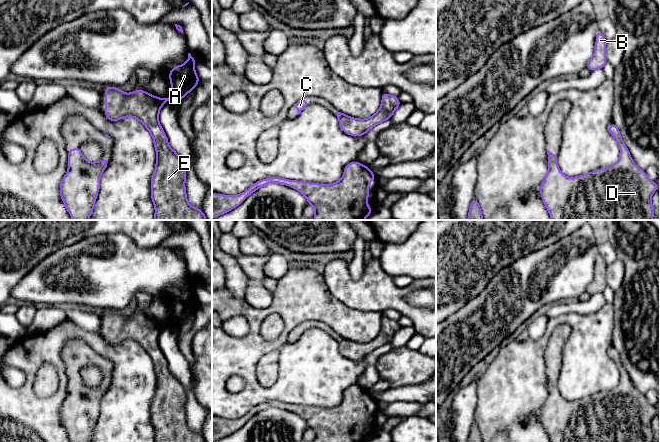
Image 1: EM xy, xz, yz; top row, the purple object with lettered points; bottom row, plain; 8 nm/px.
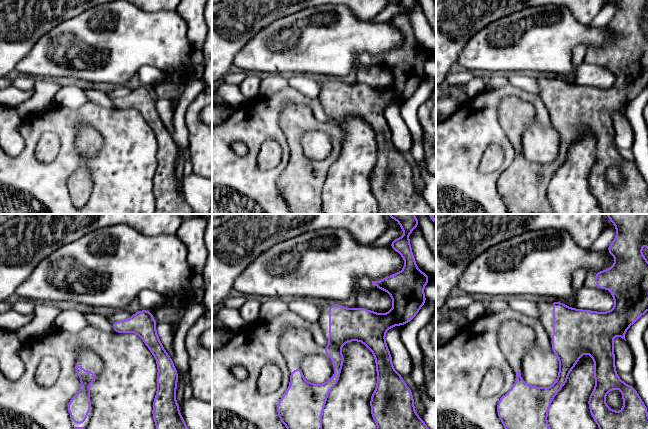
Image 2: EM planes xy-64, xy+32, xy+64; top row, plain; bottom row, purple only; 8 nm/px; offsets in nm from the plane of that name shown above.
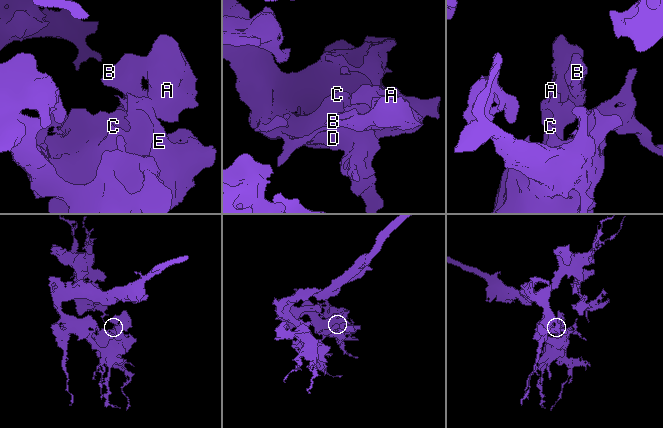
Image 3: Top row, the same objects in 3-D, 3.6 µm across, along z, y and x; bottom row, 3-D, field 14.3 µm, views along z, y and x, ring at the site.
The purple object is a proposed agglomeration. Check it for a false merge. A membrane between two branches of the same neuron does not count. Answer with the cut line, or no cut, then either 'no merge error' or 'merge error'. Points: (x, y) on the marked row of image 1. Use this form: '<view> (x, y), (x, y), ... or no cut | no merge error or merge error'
no cut | no merge error

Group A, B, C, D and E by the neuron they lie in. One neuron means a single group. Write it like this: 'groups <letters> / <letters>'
groups A B C D E

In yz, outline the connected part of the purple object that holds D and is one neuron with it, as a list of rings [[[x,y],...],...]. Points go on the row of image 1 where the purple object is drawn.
[[[613,122],[609,132],[620,148],[618,161],[610,167],[569,178],[559,169],[557,154],[548,149],[548,172],[539,193],[552,220],[652,220],[654,207],[651,202],[658,183],[651,181],[646,172],[633,162],[617,125]]]

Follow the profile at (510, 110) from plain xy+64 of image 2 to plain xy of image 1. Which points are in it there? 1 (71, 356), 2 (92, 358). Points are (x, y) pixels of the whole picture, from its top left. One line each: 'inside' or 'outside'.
1: inside
2: inside

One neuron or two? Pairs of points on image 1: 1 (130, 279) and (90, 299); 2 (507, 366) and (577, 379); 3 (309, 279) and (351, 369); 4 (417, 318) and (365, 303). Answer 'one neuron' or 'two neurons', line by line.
1: one neuron
2: one neuron
3: one neuron
4: one neuron

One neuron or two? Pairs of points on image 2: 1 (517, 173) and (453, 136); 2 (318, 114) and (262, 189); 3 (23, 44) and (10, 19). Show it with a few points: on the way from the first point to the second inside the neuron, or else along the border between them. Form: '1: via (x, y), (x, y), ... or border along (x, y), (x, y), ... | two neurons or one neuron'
1: border along (519, 147), (515, 159), (499, 175), (497, 188) | two neurons
2: via (288, 98), (283, 98), (253, 128), (251, 157) | one neuron
3: via (17, 38), (11, 32), (11, 25) | one neuron

